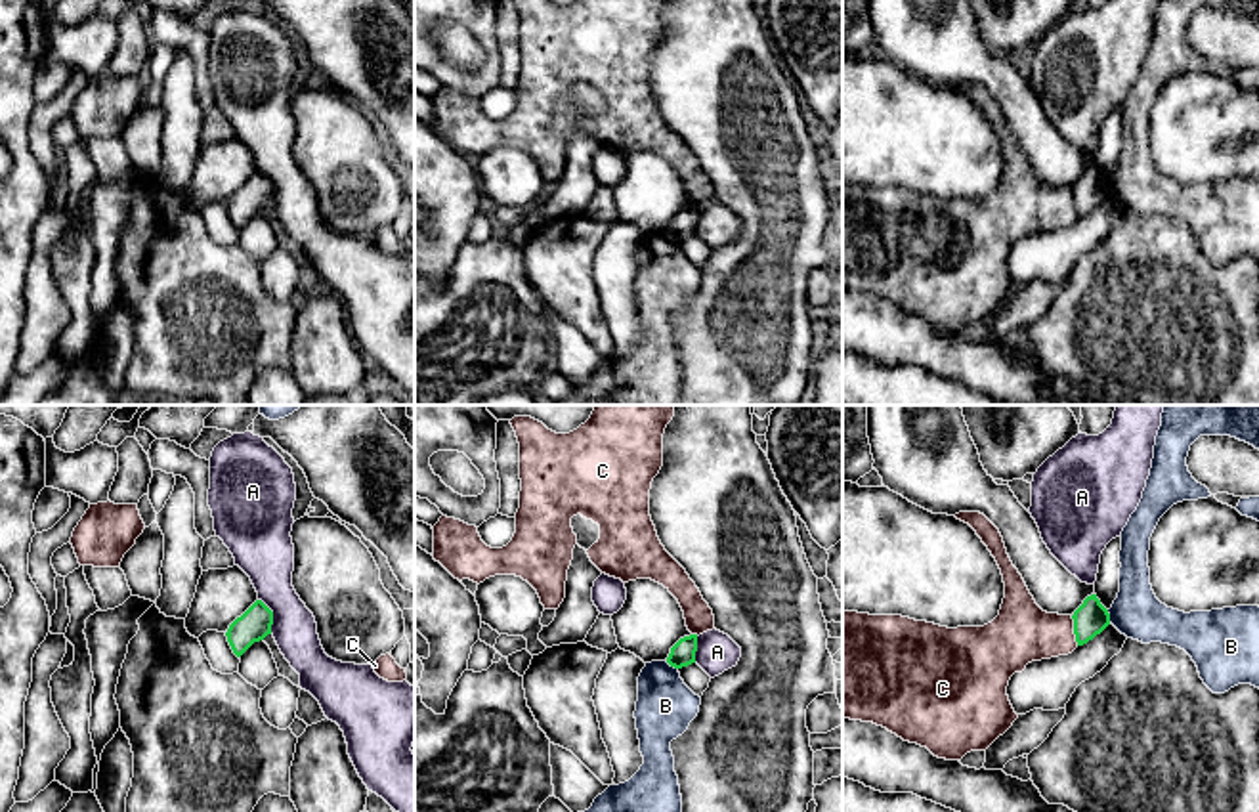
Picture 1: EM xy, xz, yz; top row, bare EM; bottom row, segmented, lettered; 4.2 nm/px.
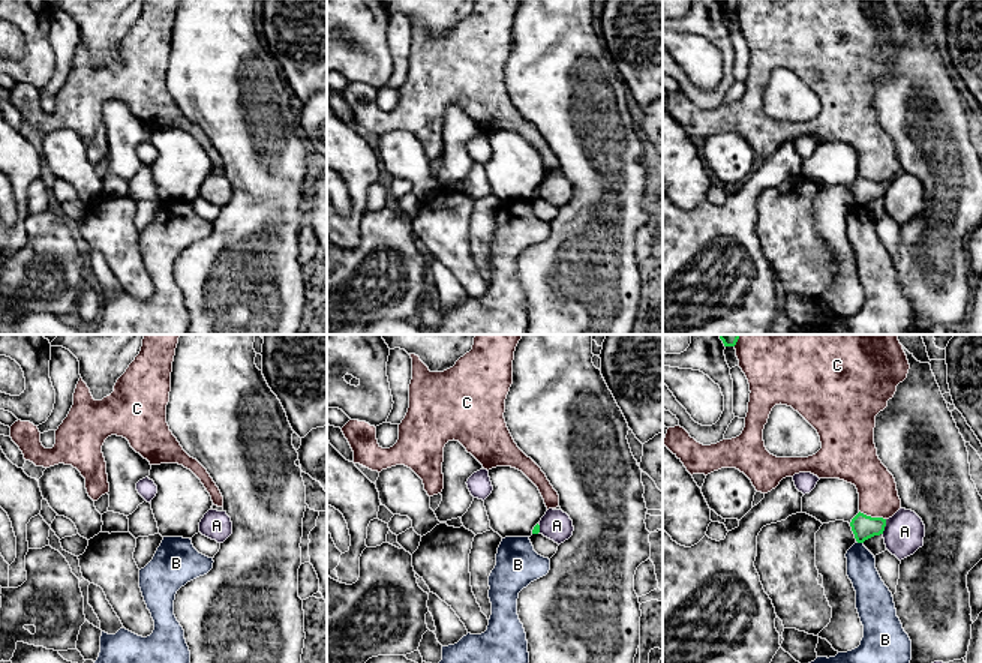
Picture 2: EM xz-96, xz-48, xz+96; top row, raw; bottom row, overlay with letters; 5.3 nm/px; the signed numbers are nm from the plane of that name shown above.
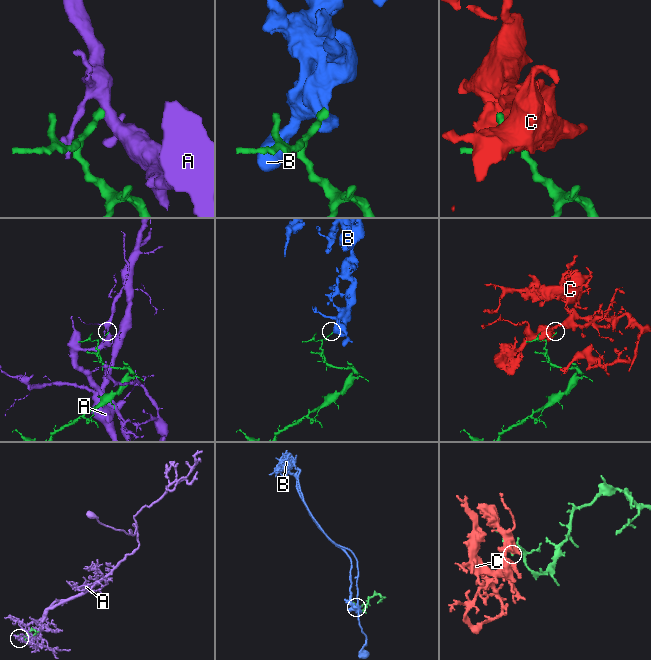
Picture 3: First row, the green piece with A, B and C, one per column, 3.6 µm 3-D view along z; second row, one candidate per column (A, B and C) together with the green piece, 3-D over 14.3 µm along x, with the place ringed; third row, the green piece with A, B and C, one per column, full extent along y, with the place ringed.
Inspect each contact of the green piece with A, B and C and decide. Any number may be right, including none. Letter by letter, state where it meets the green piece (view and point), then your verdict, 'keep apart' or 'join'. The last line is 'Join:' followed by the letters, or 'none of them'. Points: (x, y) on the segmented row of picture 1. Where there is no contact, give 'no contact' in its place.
A: xy (272, 616) | keep apart
B: yz (1109, 616) | keep apart
C: yz (1074, 631) | keep apart
Join: none of them

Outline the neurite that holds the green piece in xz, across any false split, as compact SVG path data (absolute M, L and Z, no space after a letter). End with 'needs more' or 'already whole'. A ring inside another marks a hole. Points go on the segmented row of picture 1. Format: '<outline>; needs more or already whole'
M697 634L684 636L671 648L667 663L674 669L688 667L695 663L695 652L697 652Z; already whole

